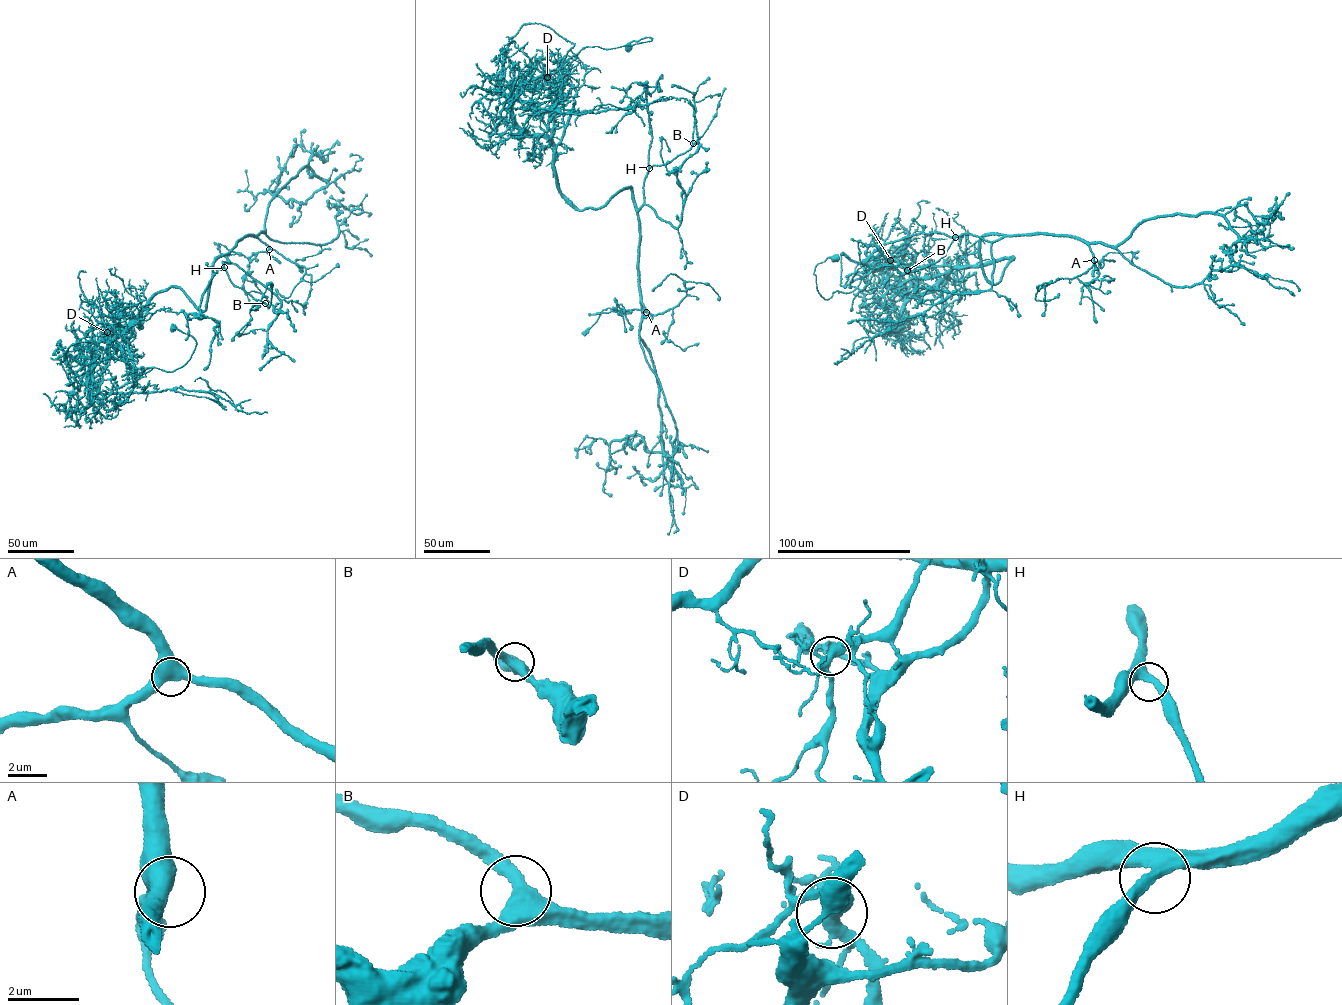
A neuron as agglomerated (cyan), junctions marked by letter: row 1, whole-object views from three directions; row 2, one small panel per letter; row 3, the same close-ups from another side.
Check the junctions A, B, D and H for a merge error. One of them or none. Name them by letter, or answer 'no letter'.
D

